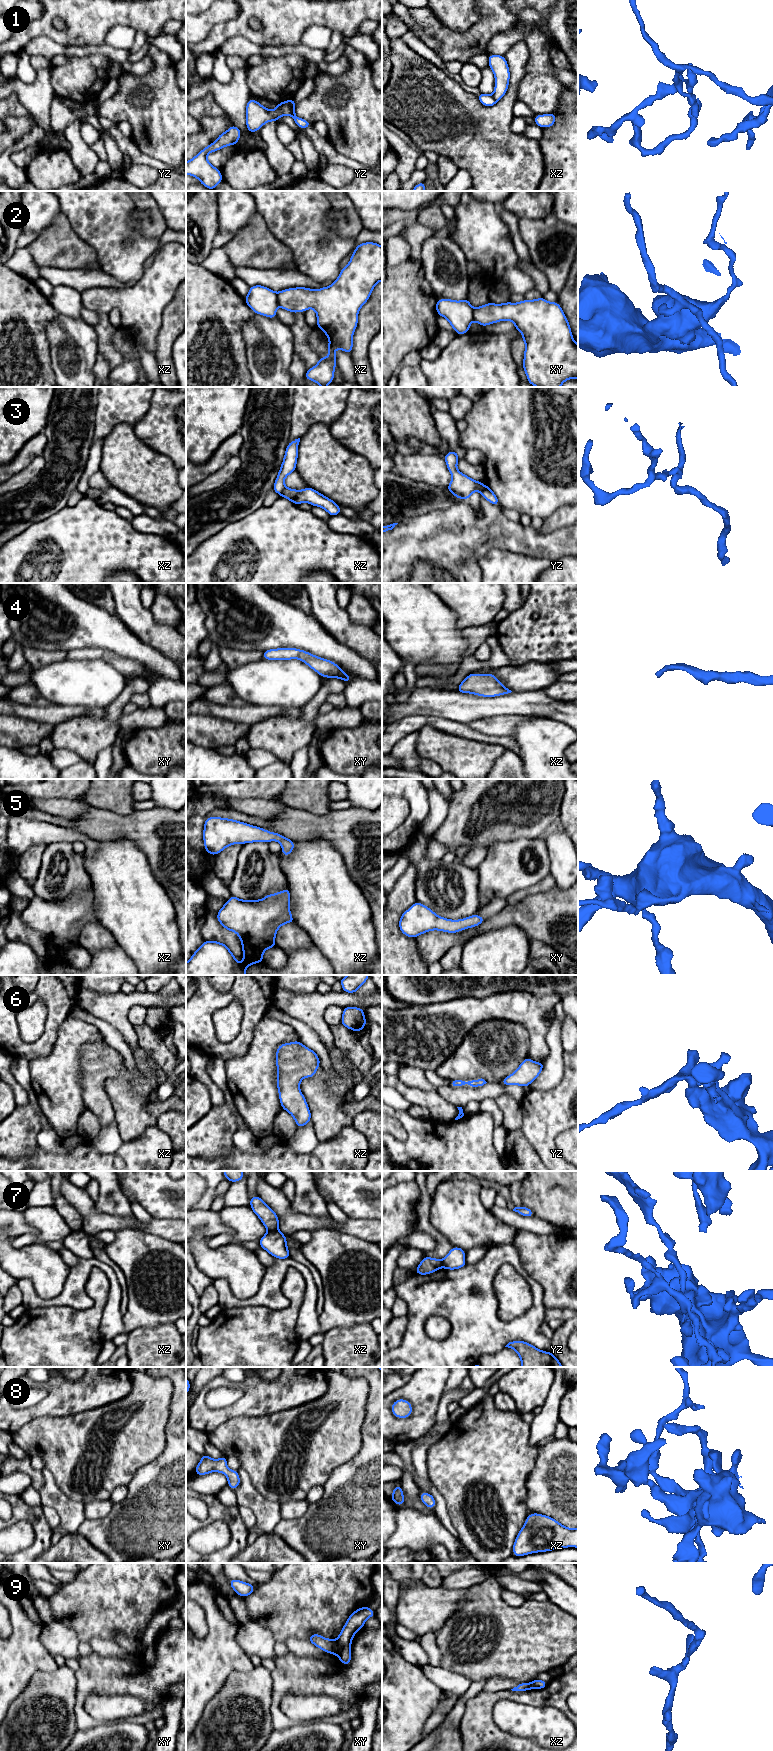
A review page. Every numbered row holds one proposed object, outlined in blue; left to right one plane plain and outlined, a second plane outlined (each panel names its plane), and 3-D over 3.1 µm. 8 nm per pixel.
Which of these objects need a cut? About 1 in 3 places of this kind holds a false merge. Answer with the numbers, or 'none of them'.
1, 2, 3, 7, 9

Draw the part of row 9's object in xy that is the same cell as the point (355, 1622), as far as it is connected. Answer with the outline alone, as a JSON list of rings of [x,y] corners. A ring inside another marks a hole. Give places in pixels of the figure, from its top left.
[[[365,1606],[355,1610],[347,1619],[342,1628],[337,1640],[336,1655],[344,1665],[349,1665],[351,1662],[351,1643],[354,1635],[364,1627],[365,1621],[375,1616],[375,1611]]]

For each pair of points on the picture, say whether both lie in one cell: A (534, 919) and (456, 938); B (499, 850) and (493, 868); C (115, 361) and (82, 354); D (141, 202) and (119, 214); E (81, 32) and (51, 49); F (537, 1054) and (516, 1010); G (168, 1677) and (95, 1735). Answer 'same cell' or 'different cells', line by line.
A: same cell
B: same cell
C: different cells
D: different cells
E: different cells
F: same cell
G: different cells

